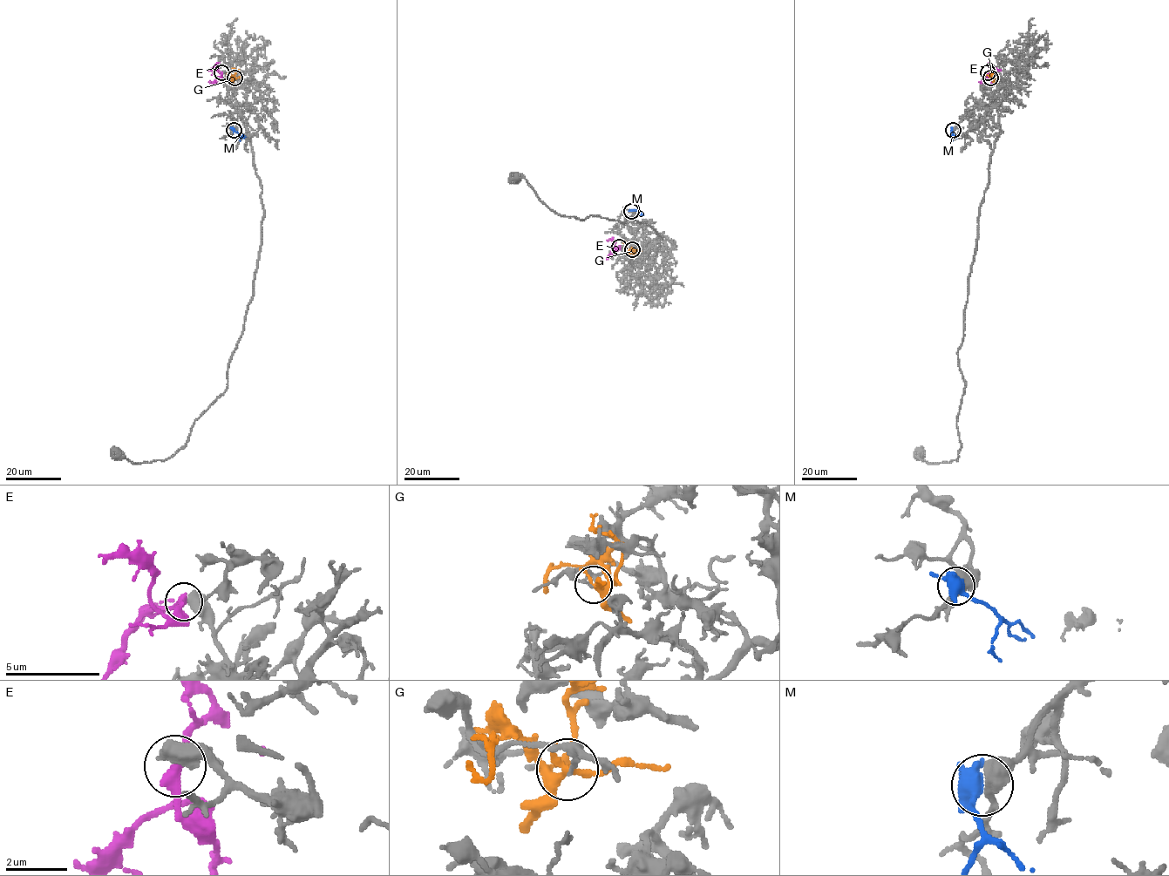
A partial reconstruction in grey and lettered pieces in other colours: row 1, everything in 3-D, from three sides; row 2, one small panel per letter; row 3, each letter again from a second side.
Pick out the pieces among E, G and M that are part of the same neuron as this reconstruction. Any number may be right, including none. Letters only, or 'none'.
E

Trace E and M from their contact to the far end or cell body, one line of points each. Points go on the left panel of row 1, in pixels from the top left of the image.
E: (221, 73), (214, 81), (211, 83), (209, 80)
M: (234, 130), (240, 134), (241, 140)

